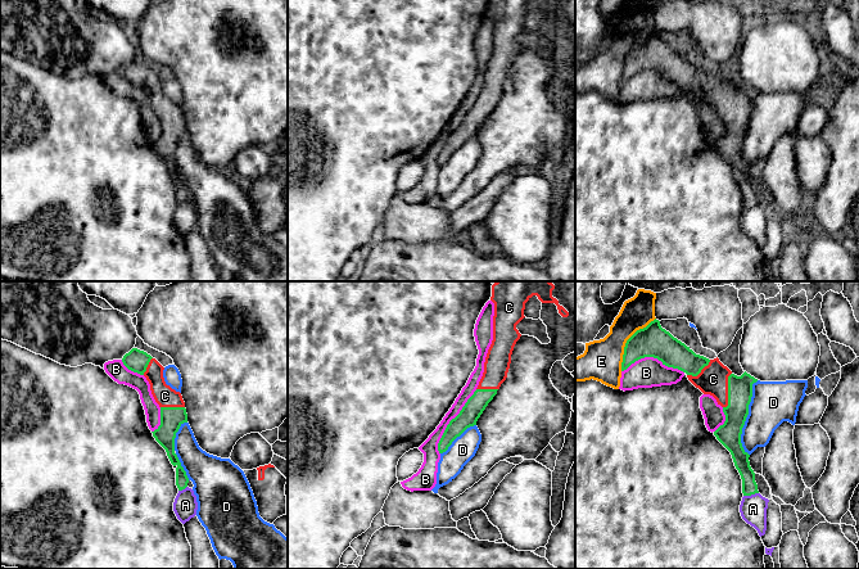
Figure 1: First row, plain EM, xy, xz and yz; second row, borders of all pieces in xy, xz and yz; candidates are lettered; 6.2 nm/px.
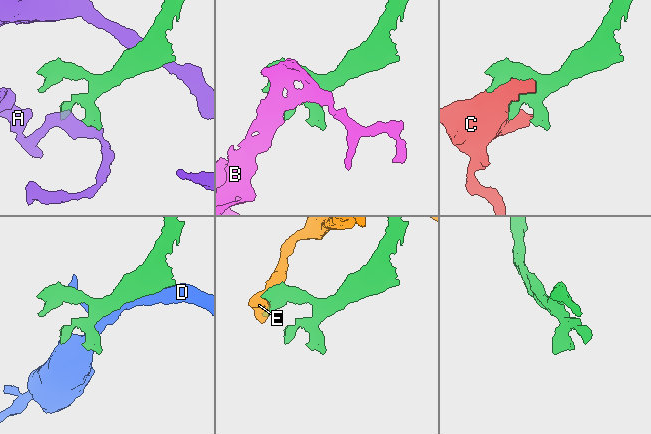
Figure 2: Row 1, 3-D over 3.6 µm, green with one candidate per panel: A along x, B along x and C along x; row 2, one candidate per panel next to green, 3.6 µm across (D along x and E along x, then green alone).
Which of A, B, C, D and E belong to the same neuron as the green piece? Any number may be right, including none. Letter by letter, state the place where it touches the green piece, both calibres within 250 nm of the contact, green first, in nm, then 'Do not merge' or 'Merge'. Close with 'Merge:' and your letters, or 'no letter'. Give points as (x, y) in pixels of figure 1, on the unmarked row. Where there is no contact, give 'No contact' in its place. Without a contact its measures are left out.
A: Touches green at yz (750, 207). Thickness 100 nm (green) against 170 nm. Do not merge
B: Touches green at xz (450, 134). Thickness 120 nm (green) against 110 nm. Do not merge
C: Touches green at yz (728, 103). Thickness 160 nm (green) against 190 nm. Merge
D: Touches green at yz (746, 129). Thickness 160 nm (green) against 280 nm. Do not merge
E: Touches green at yz (627, 54). Thickness 200 nm (green) against 240 nm. Do not merge
Merge: C

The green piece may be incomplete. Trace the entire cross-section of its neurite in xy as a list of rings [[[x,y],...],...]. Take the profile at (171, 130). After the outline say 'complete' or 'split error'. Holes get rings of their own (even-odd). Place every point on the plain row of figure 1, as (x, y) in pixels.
[[[132,60],[123,68],[122,74],[128,82],[144,87],[150,96],[152,107],[161,119],[161,137],[152,145],[176,180],[176,198],[182,203],[187,199],[189,190],[175,166],[176,145],[184,135],[187,135],[182,108],[166,96],[164,80],[146,64]]]; split error

